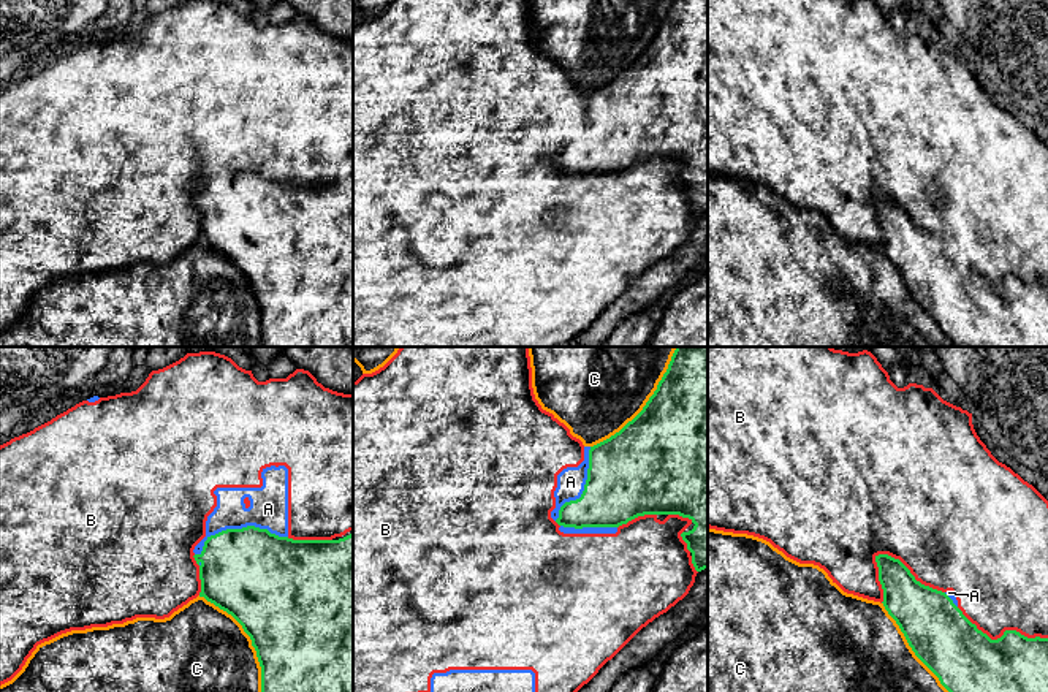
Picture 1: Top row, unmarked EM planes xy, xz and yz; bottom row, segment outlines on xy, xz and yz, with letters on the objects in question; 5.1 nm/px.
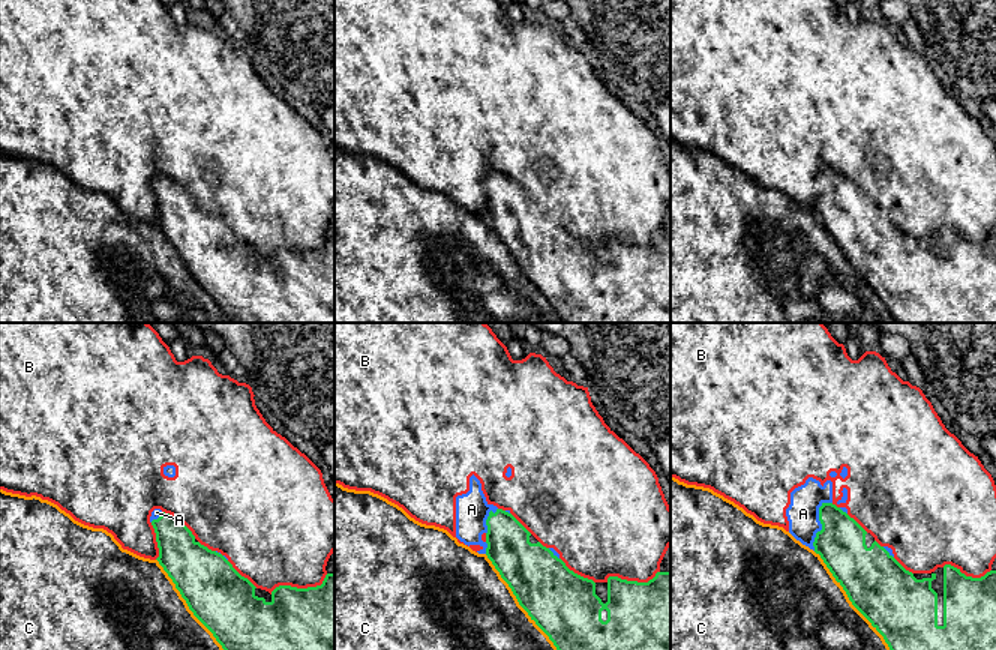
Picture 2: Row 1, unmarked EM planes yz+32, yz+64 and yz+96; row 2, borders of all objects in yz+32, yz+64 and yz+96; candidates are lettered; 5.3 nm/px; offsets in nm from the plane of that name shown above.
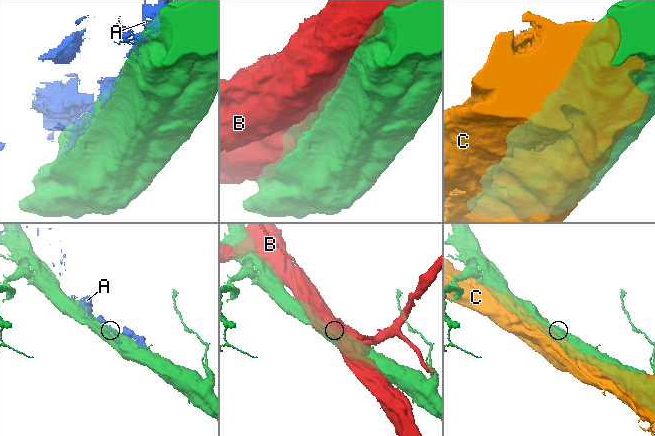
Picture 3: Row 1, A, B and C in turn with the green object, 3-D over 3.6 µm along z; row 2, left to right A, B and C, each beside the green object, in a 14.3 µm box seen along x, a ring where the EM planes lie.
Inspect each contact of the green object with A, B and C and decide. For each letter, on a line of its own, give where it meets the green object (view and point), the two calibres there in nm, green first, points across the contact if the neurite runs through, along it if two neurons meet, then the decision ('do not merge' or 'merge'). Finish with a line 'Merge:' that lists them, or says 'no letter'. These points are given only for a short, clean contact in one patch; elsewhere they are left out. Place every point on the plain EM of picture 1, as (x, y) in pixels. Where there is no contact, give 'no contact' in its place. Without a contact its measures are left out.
A: contact xy (238, 174); calibres 460 and 190 nm; do not merge
B: contact yz (909, 217); calibres 300 and 480 nm; do not merge
C: contact xy (252, 287); calibres 500 and 480 nm; do not merge
Merge: no letter

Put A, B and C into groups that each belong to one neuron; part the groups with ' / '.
A B / C

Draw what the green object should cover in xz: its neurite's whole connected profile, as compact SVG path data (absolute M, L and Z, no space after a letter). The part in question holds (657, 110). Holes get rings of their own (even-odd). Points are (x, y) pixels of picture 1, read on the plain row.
M673 0L643 55L609 84L590 92L579 144L565 147L556 168L564 173L619 173L644 160L679 160L695 171L681 182L697 217L708 214L708 0Z

